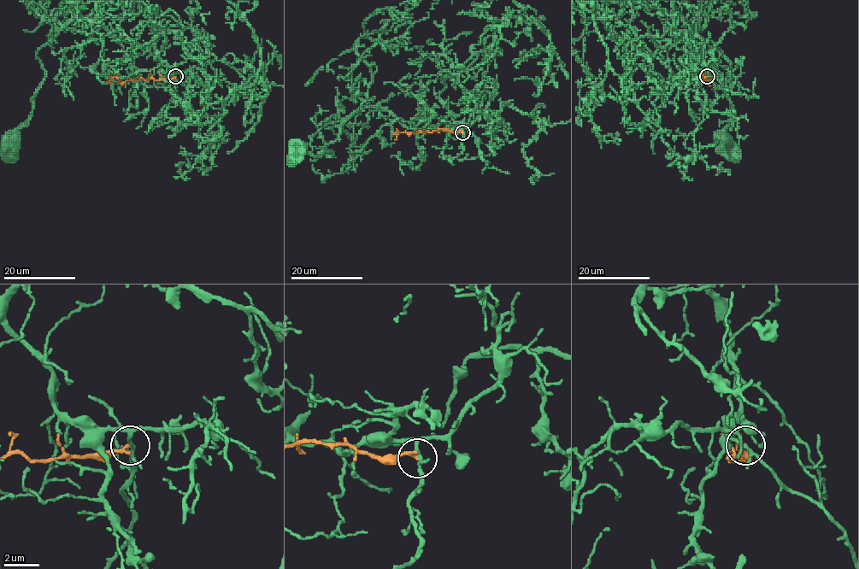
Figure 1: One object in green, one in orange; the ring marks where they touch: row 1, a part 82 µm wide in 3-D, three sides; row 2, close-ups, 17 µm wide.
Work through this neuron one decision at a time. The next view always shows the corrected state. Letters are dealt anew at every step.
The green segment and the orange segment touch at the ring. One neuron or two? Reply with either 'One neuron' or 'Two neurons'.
Two neurons

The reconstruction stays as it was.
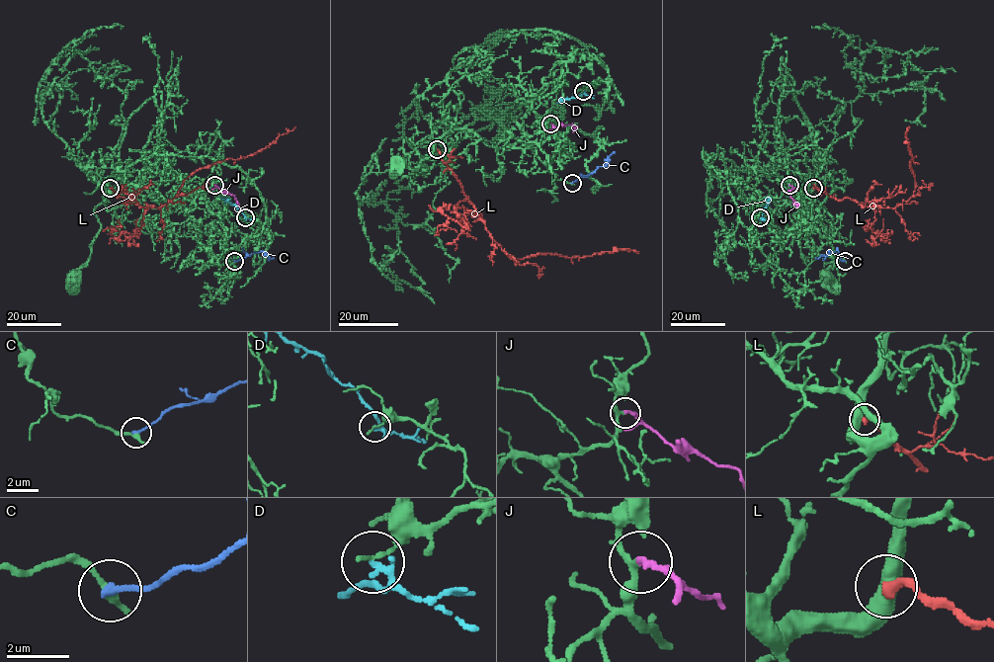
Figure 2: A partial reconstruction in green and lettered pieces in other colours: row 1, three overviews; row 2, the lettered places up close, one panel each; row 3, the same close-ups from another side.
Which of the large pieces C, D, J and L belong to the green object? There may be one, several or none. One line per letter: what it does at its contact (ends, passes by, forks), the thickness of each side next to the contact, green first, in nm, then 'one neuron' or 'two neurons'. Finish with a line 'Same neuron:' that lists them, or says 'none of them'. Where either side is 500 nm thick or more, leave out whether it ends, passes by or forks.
C: it ends; calibres 300 and 240 nm; two neurons
D: it forks; calibres 140 and 130 nm; two neurons
J: it ends; calibres 200 and 200 nm; one neuron
L: calibres 500 and 280 nm; two neurons
Same neuron: J

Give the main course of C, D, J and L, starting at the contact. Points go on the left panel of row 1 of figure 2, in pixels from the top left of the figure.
C: (234, 261), (262, 251), (274, 258)
D: (245, 217), (234, 205), (220, 197)
J: (213, 186), (234, 197), (236, 207)
L: (110, 188), (141, 206), (158, 207), (177, 195), (183, 181), (196, 170), (228, 158), (253, 155), (295, 126)

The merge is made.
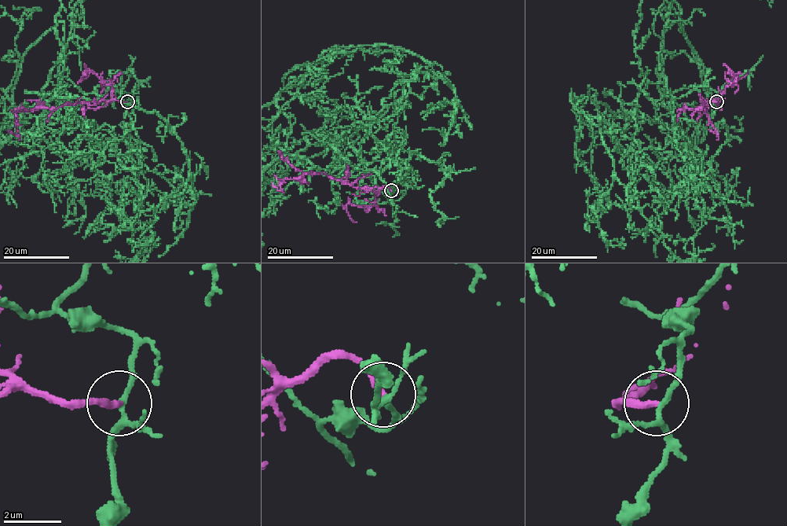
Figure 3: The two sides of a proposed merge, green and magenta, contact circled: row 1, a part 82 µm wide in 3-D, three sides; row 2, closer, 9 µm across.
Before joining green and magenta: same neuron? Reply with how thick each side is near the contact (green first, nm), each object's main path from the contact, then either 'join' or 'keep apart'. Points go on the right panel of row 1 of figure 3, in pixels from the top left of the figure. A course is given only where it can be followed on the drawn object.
150 nm thick on the green side, 240 nm on the other; magenta runs (716, 101), (712, 101), (715, 100), (699, 107), (705, 111), (718, 134), (708, 130); keep apart

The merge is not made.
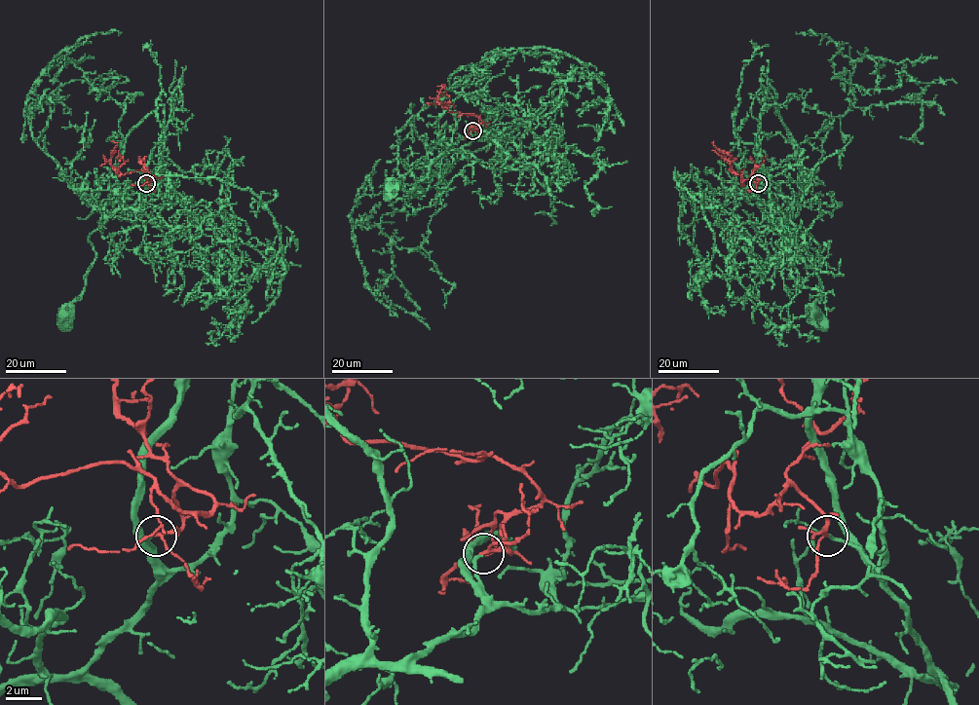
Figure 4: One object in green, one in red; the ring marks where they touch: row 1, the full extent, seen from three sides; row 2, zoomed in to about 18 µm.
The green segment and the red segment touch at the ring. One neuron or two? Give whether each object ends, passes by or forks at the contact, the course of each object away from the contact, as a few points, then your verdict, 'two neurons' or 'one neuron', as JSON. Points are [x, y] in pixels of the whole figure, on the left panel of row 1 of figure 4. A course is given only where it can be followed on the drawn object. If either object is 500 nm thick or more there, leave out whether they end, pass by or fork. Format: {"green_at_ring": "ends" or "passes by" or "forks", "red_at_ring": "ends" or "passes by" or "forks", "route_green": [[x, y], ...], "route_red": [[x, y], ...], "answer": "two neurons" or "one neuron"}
{"green_at_ring": "ends", "red_at_ring": "passes by", "route_green": [[145, 183], [145, 193], [132, 205], [117, 210], [89, 237], [94, 262], [85, 290], [67, 313]], "route_red": [[145, 183], [155, 176], [150, 179], [140, 170], [123, 174], [112, 166], [110, 152], [117, 145], [111, 141]], "answer": "one neuron"}

